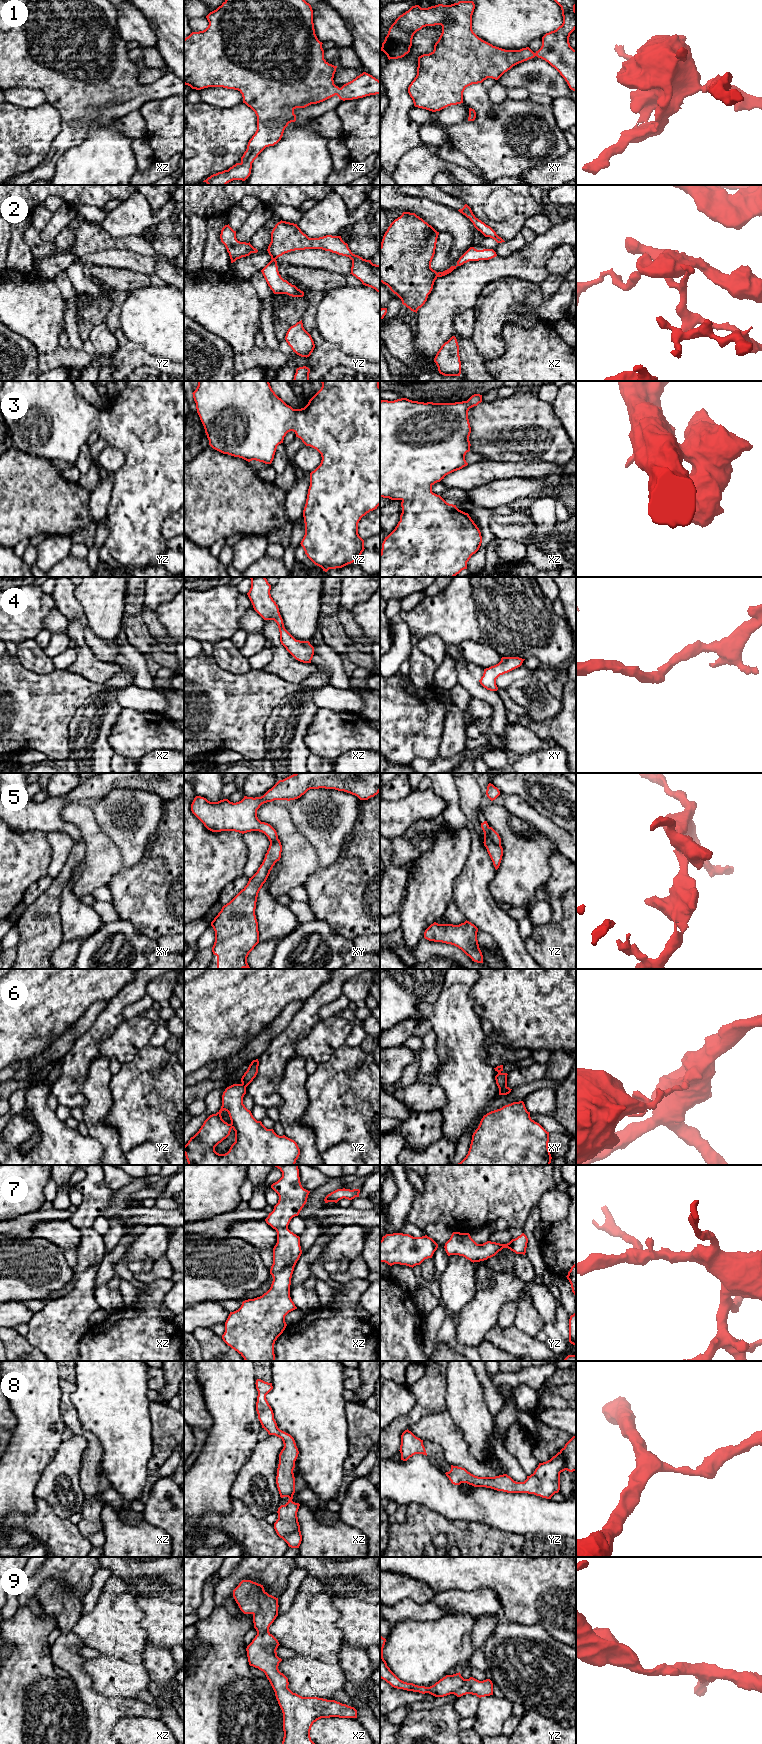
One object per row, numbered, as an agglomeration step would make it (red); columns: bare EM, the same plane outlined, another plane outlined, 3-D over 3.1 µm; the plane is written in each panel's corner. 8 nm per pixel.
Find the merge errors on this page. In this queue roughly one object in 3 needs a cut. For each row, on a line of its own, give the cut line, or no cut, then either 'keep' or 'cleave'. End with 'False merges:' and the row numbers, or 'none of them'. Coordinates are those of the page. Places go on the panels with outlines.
1: no cut | keep
2: yz (272, 259), (275, 260) | cleave
3: no cut | keep
4: no cut | keep
5: yz (488, 827), (491, 839), (500, 845) | cleave
6: xy (506, 1085), (499, 1089) | cleave
7: no cut | keep
8: no cut | keep
9: no cut | keep
False merges: 2, 5, 6

